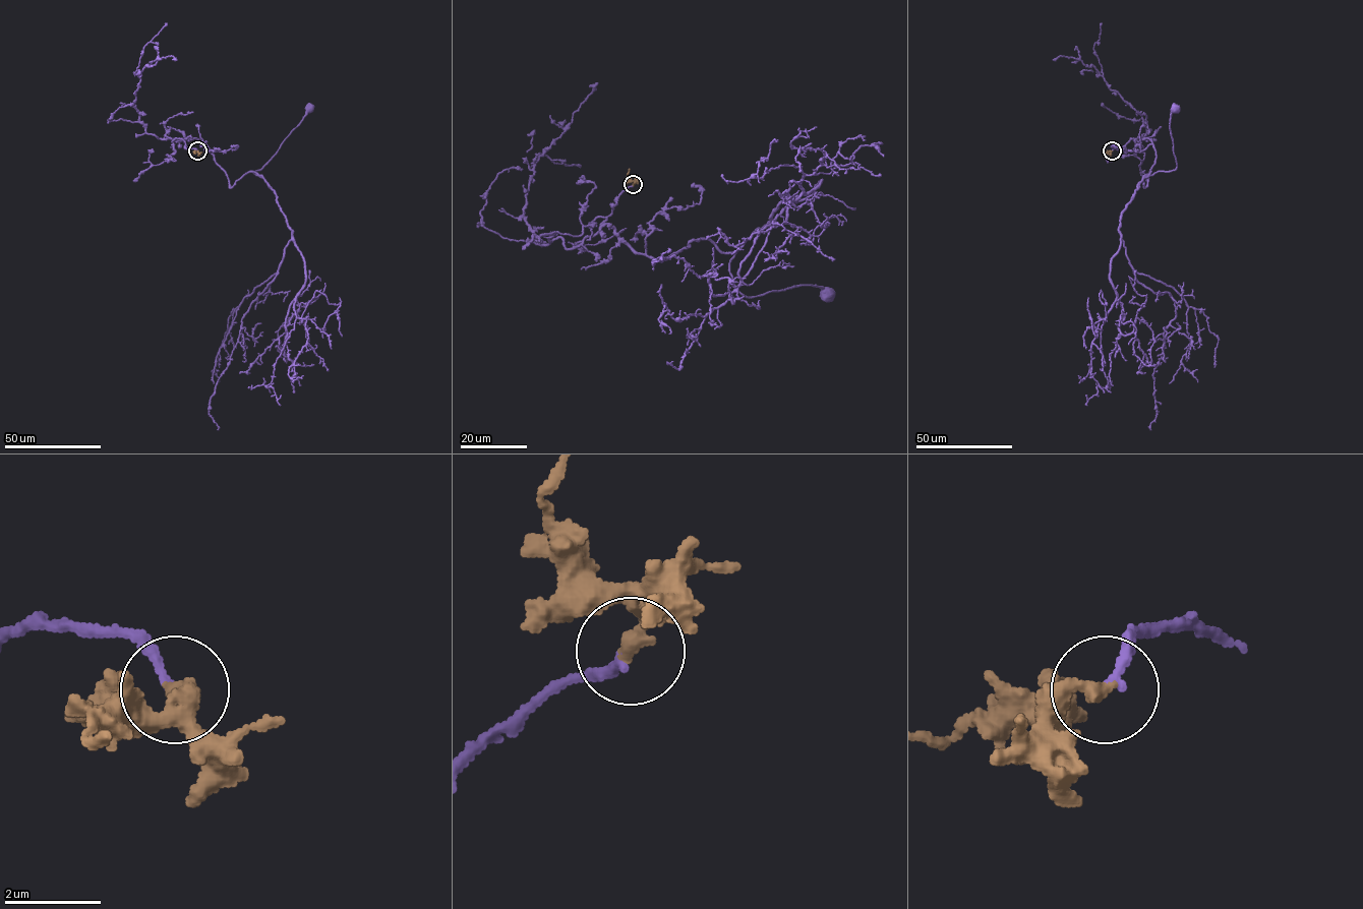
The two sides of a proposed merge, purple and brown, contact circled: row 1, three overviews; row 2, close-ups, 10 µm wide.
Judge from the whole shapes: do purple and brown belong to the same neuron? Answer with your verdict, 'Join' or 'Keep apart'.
Join

